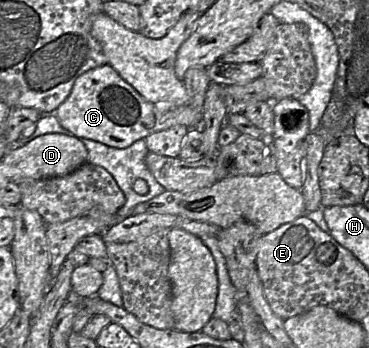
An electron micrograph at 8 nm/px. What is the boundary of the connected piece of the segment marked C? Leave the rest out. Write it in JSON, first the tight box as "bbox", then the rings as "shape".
{"bbox":[55,63,202,148],"shape":[[[105,63],[80,75],[55,116],[60,125],[75,137],[87,138],[114,148],[126,148],[149,134],[176,125],[195,128],[202,124],[202,113],[189,105],[160,111],[155,104],[143,98],[118,72]]]}

